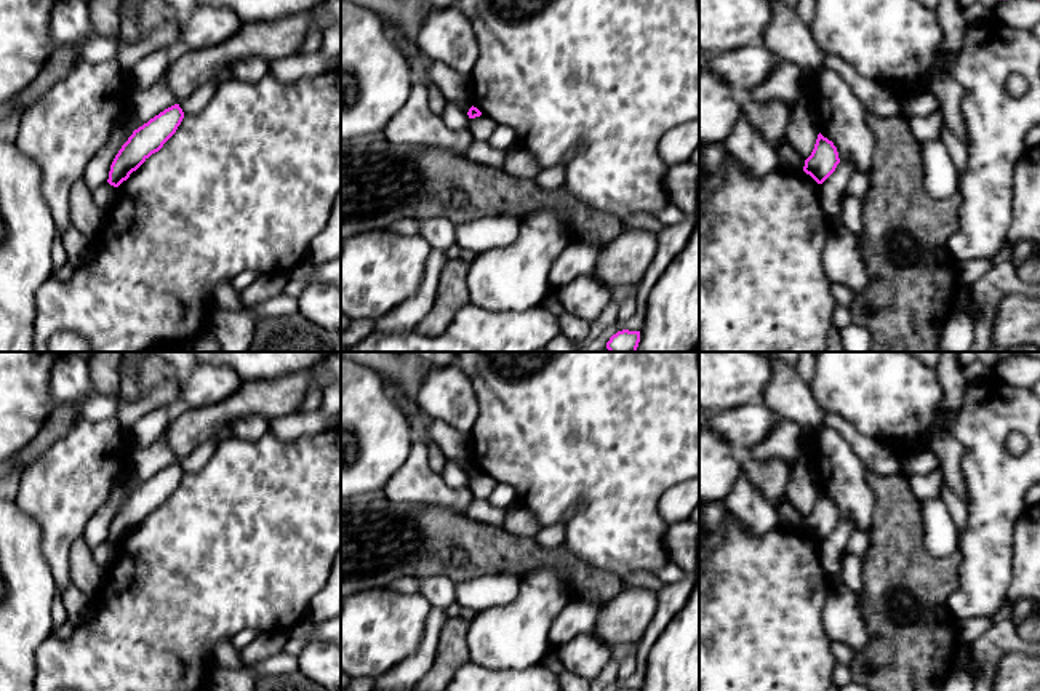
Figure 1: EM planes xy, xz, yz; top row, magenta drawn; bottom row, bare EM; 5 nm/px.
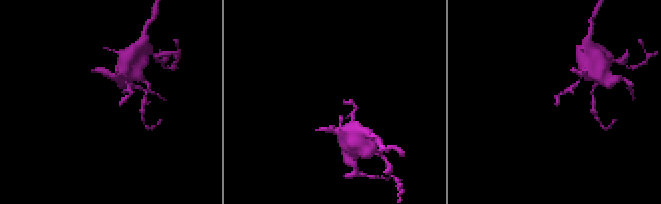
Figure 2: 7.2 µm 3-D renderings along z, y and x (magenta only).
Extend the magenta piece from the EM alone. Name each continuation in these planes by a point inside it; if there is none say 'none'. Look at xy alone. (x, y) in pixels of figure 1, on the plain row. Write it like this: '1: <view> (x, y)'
none

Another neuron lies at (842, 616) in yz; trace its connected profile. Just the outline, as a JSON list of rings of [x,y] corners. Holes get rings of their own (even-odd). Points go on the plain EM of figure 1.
[[[846,585],[829,592],[822,608],[822,622],[832,641],[842,641],[856,653],[869,645],[859,598]]]

